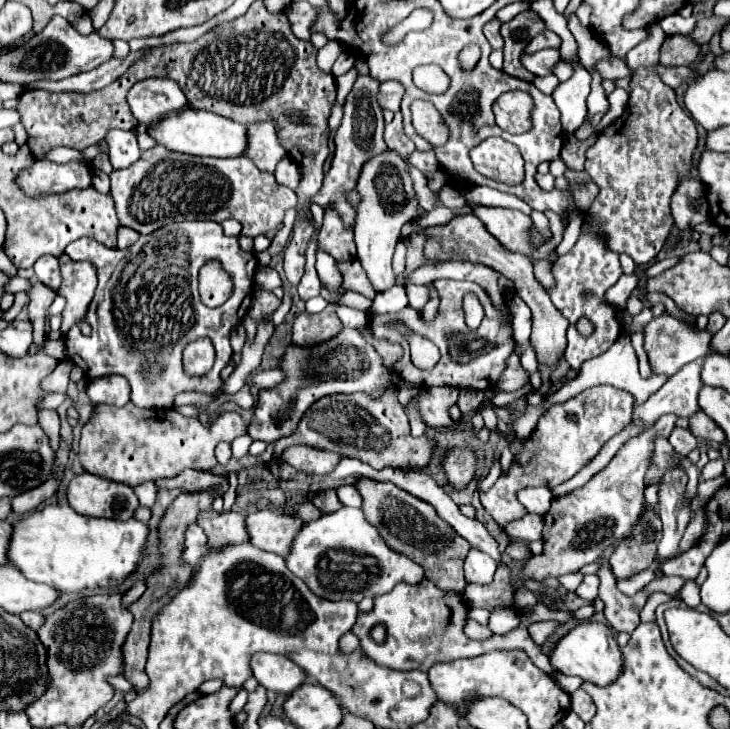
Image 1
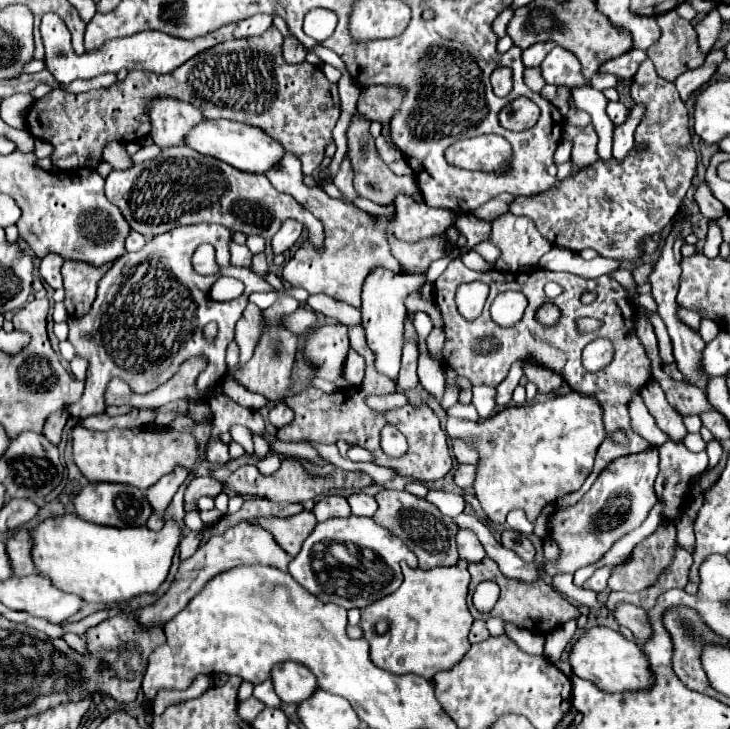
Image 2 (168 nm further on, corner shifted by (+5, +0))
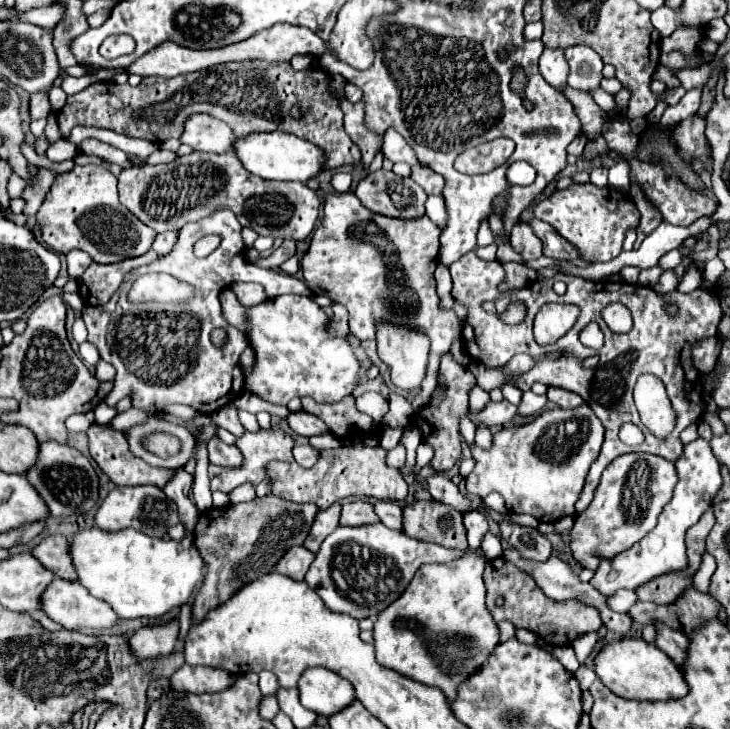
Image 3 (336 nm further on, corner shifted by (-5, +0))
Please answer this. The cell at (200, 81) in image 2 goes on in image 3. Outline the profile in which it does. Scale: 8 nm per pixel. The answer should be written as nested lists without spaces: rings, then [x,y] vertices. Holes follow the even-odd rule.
[[[238,61],[238,63],[226,63],[226,65],[214,65],[210,69],[202,69],[198,73],[186,73],[178,77],[146,77],[140,81],[140,85],[132,87],[128,83],[92,83],[84,91],[72,95],[66,99],[66,105],[60,109],[60,117],[56,115],[56,121],[60,123],[62,137],[68,137],[74,125],[82,127],[98,127],[98,129],[110,129],[128,137],[138,137],[152,141],[154,145],[164,143],[166,139],[180,137],[182,125],[188,115],[192,113],[208,113],[216,119],[222,119],[224,123],[234,129],[236,137],[244,137],[248,133],[258,131],[284,131],[298,135],[318,147],[326,153],[326,169],[336,169],[340,165],[356,165],[360,163],[360,149],[352,143],[352,139],[346,135],[342,127],[342,109],[338,105],[336,93],[330,91],[330,73],[326,73],[322,67],[310,67],[304,71],[294,71],[288,61],[282,63],[268,63],[268,61]],[[292,107],[300,109],[300,117],[292,117]]]

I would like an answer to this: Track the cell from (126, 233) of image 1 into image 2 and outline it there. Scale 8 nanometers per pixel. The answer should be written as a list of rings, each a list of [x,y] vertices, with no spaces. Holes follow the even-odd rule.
[[[132,231],[132,233],[128,235],[128,241],[126,241],[126,251],[140,251],[146,243],[148,243],[146,237],[142,237],[140,233]]]

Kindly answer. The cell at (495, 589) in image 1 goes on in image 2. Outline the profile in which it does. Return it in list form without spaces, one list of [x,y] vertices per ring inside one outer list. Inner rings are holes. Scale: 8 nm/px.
[[[484,557],[480,563],[470,563],[468,567],[470,575],[472,575],[472,581],[470,581],[470,587],[468,587],[468,607],[470,607],[470,613],[474,619],[488,619],[488,617],[500,617],[504,619],[506,623],[512,623],[520,629],[528,629],[528,631],[534,631],[534,633],[542,633],[542,635],[548,635],[556,629],[560,629],[566,621],[570,619],[578,619],[580,617],[580,611],[566,599],[562,597],[552,585],[544,583],[542,579],[532,583],[532,585],[524,585],[522,581],[512,581],[508,577],[504,577],[496,565],[496,561],[492,561],[490,557]],[[482,581],[494,581],[498,583],[500,587],[500,599],[496,603],[496,607],[490,611],[490,613],[480,613],[476,611],[476,607],[472,605],[472,593],[476,589],[478,583]]]

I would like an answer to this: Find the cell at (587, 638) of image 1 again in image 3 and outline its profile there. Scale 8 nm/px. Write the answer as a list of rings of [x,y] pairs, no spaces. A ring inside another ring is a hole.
[[[622,637],[606,643],[594,657],[594,673],[612,693],[624,699],[680,699],[688,693],[688,685],[678,665],[654,643],[646,643],[640,637]]]

